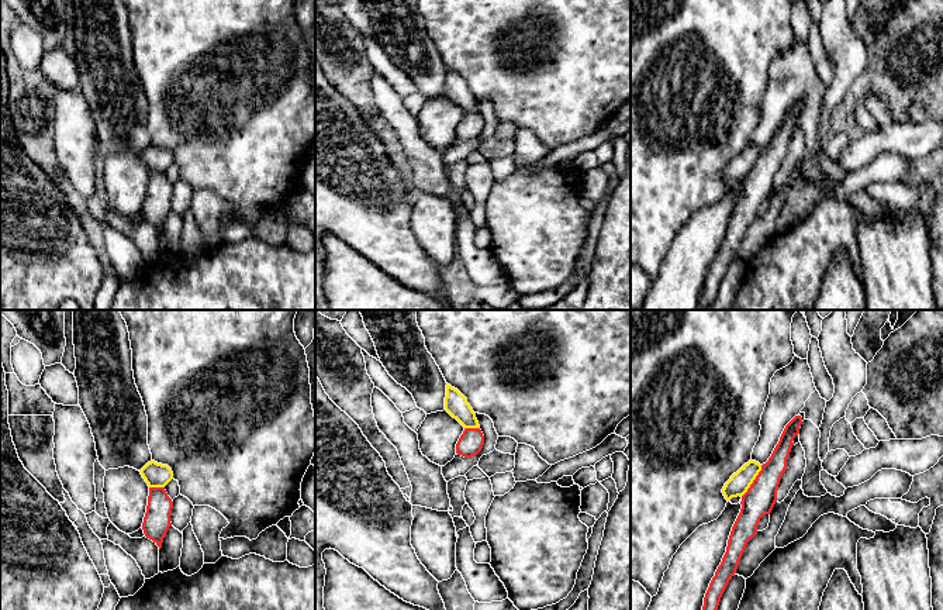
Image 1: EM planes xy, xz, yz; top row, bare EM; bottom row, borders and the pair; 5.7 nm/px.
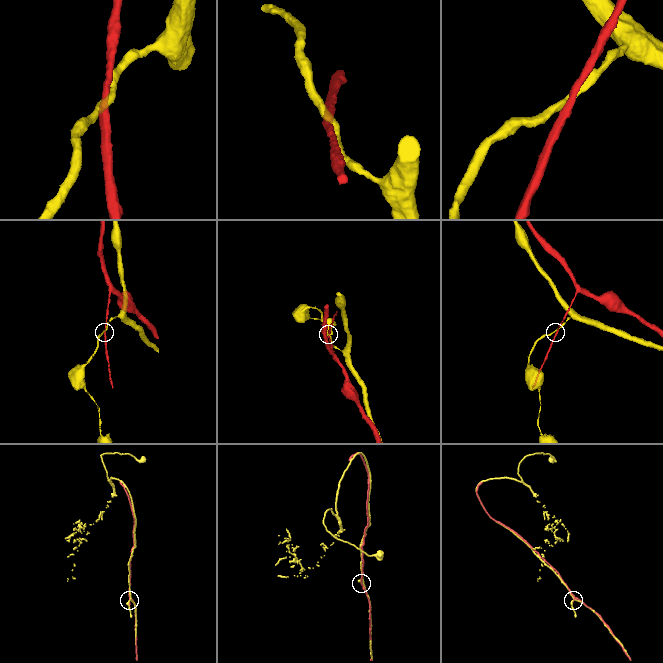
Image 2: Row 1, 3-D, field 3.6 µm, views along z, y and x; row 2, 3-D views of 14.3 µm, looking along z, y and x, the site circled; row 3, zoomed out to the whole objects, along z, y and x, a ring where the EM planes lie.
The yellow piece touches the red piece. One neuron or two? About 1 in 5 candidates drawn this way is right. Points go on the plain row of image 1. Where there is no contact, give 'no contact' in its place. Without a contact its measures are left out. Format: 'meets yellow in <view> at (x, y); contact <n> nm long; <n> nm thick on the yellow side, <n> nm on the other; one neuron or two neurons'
meets yellow in yz at (753, 164); contact 220 nm long; 120 nm thick on the yellow side, 180 nm on the other; two neurons

